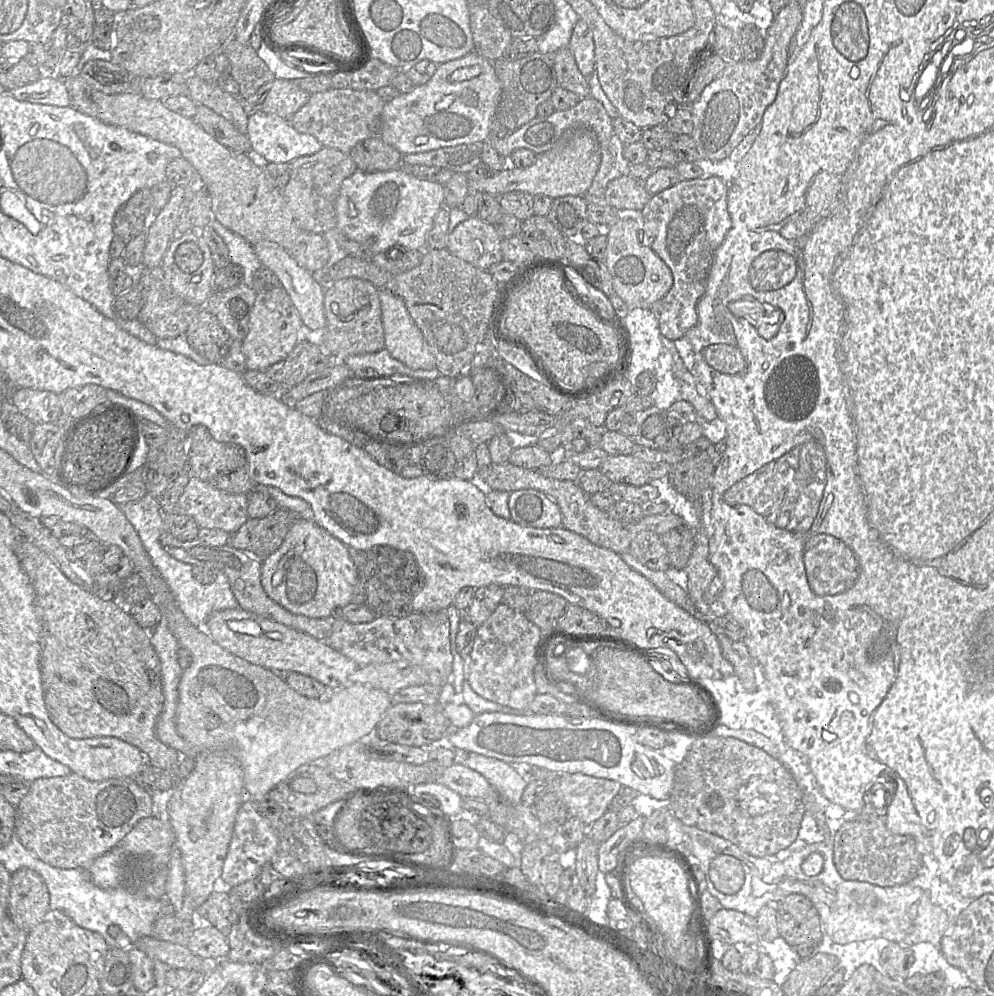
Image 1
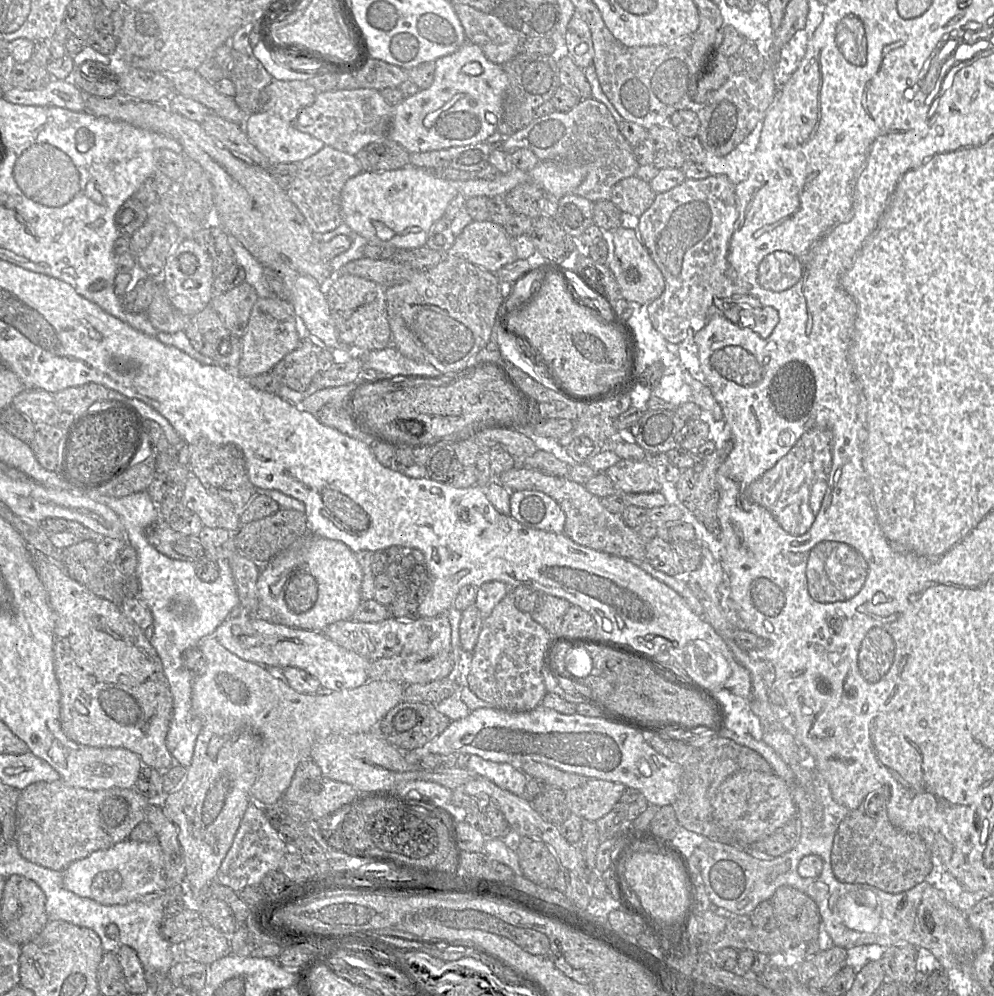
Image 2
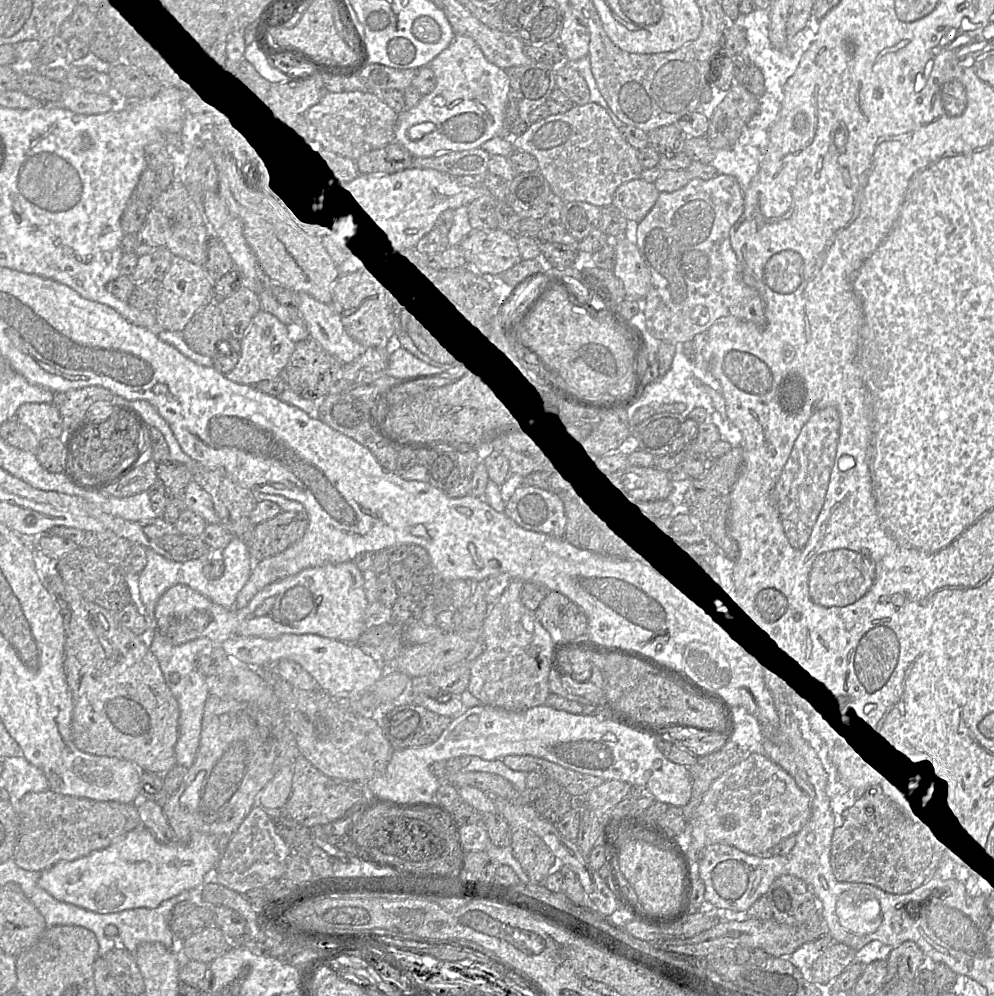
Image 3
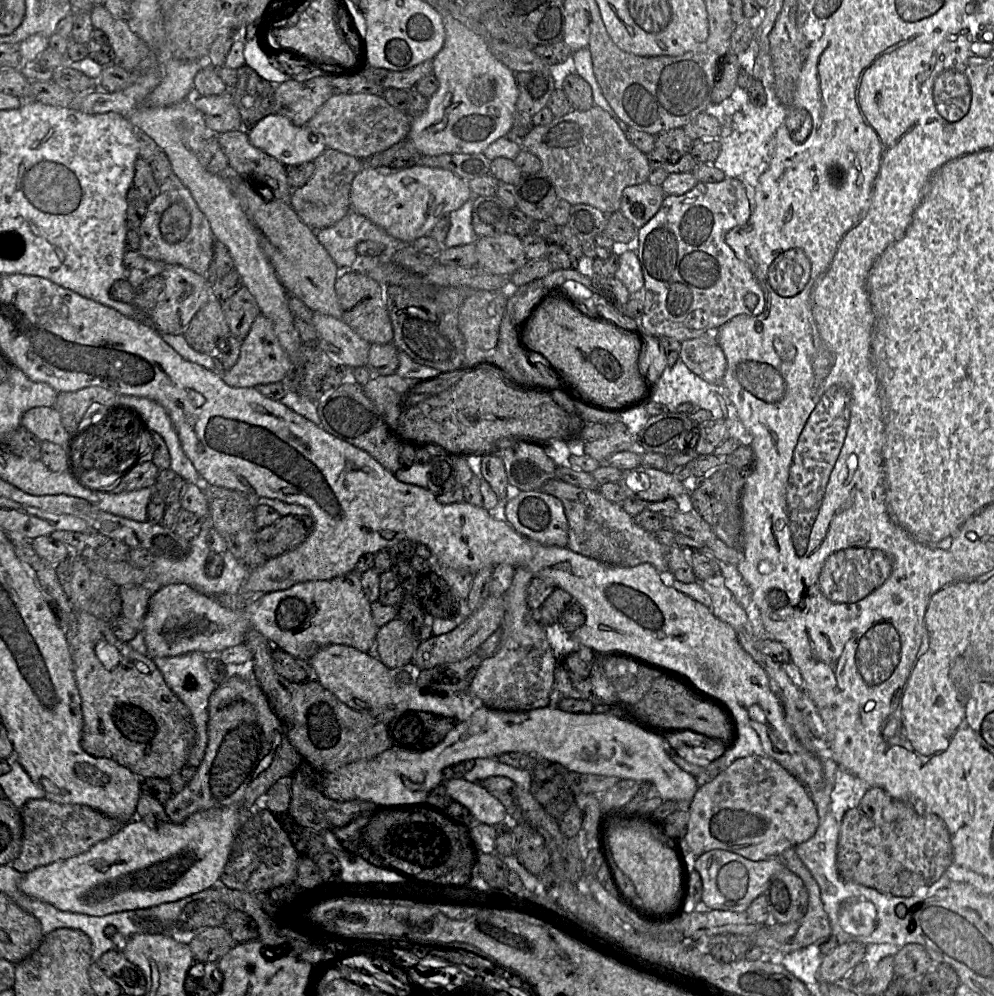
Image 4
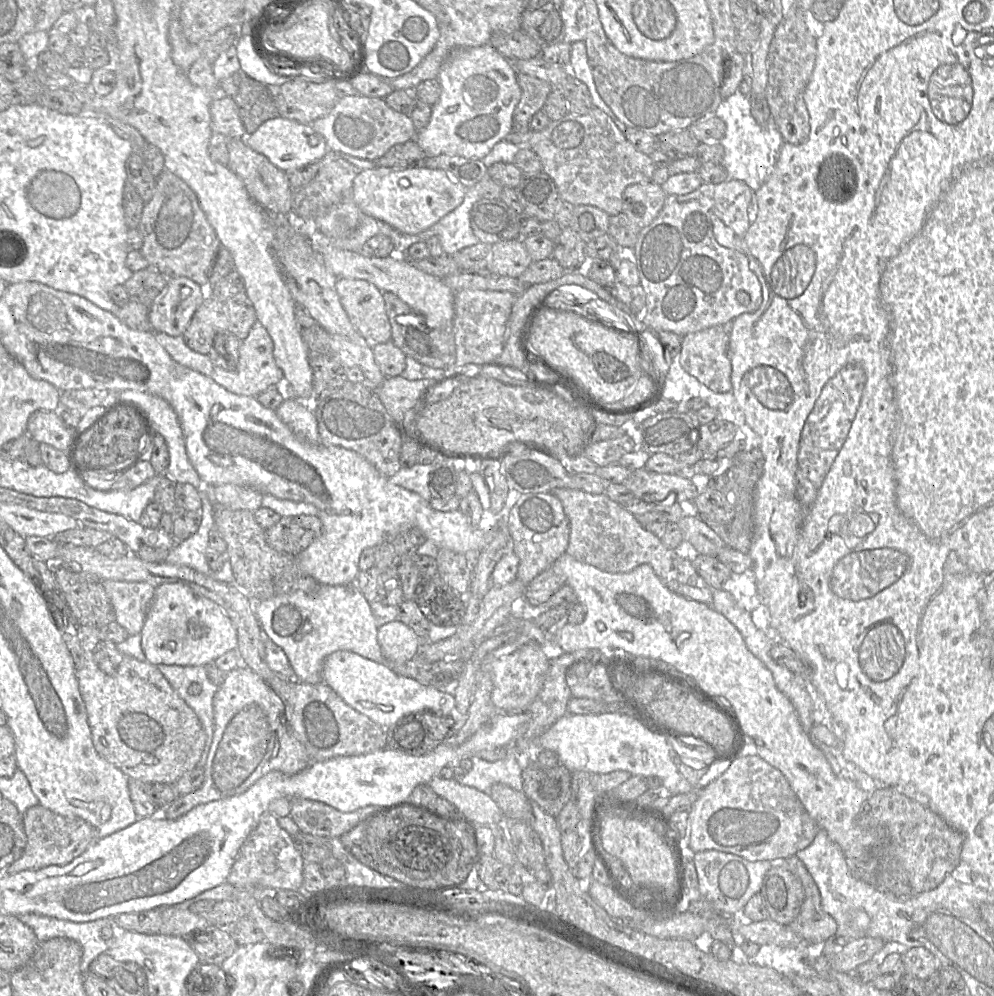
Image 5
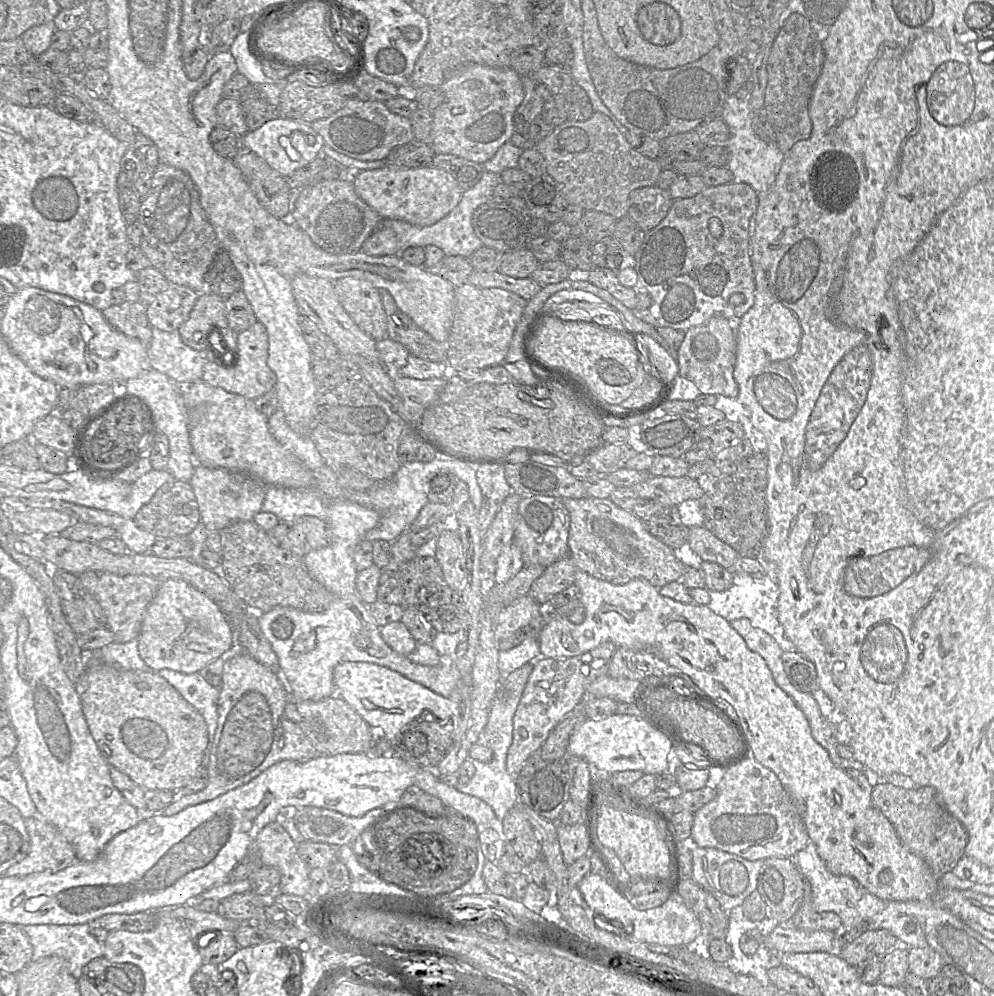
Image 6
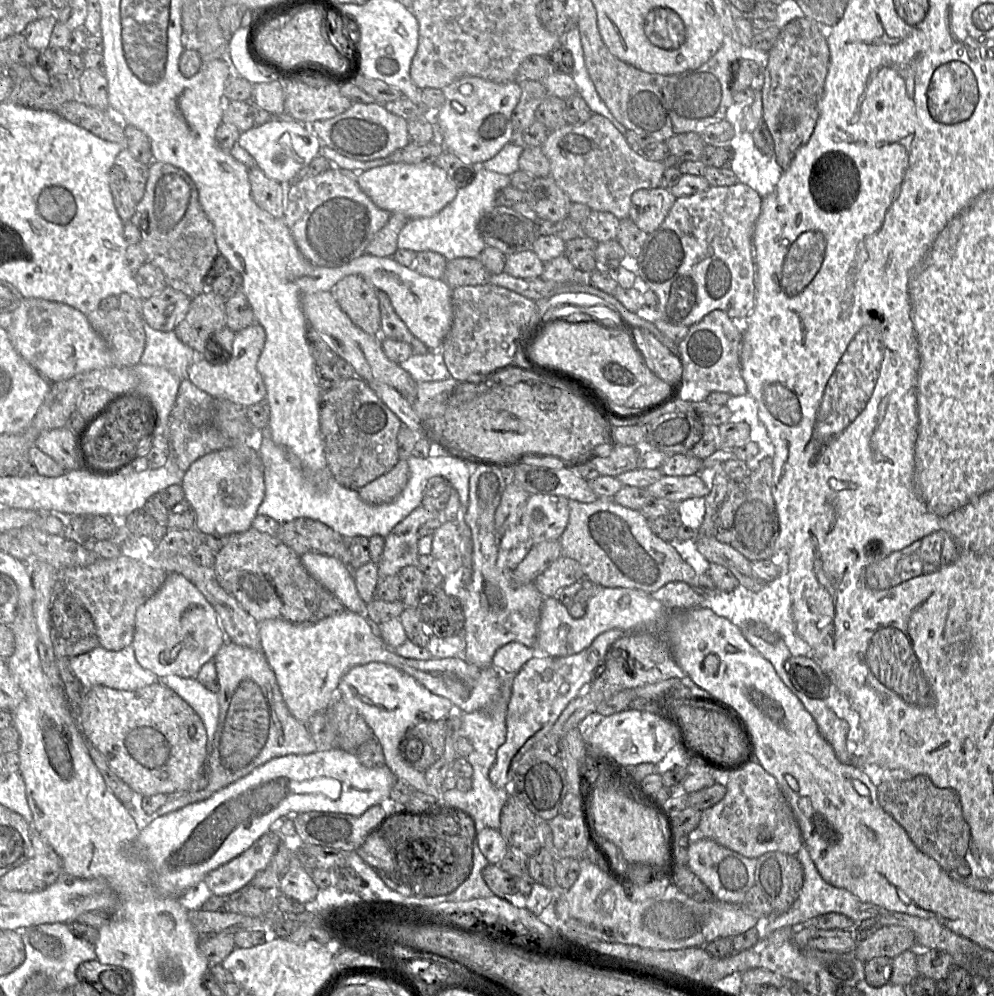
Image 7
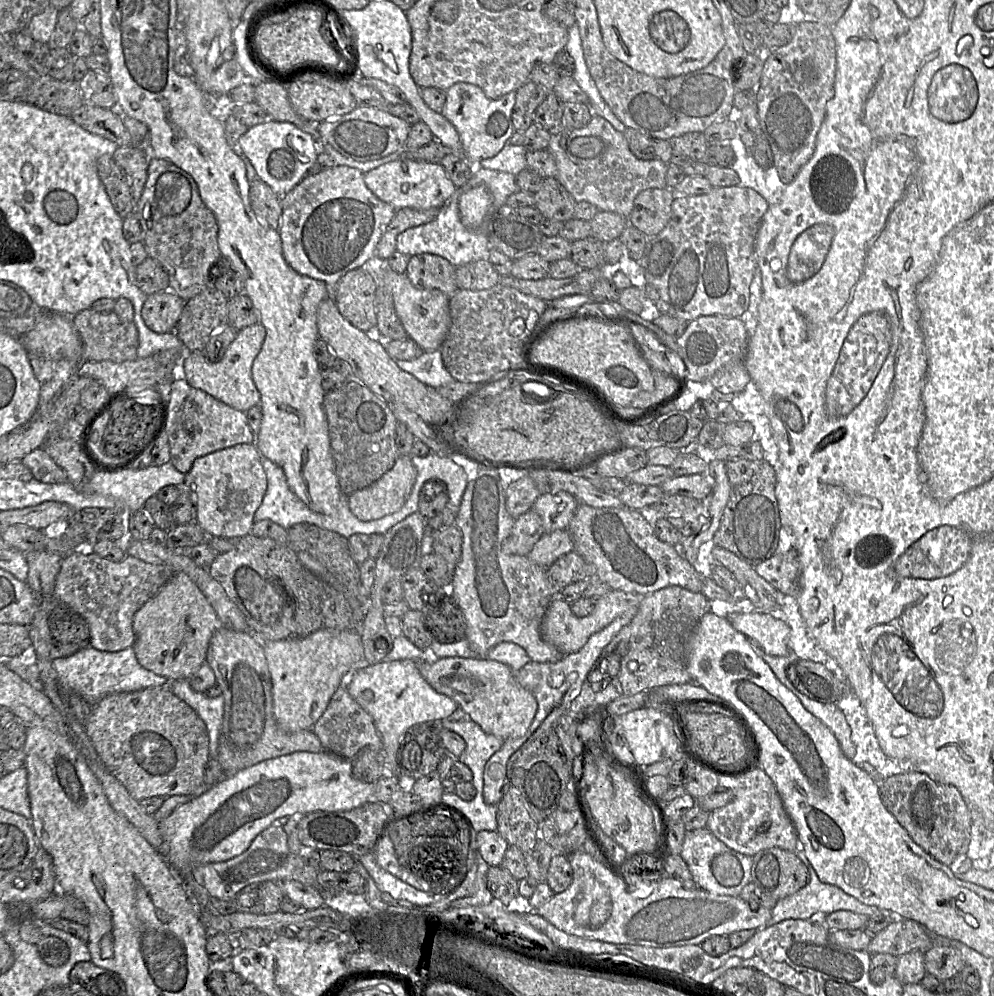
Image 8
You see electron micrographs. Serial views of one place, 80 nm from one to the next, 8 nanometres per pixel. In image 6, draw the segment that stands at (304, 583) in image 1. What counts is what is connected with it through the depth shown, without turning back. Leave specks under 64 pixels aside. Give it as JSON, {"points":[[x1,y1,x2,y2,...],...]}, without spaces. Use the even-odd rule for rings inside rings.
{"points":[[179,579,161,582,148,606,138,636,141,659,153,671,170,669,185,674,199,673,212,661,235,650,229,621,204,593],[357,594,334,598,322,613,305,613,290,607,276,607,258,614,262,633,276,653,279,674,285,681,289,697,294,701,319,701,336,695,333,680,335,667,345,661,369,662,388,667,433,692,456,699,460,673,452,661,426,666,410,661,392,650,382,639,379,626,369,613,368,606]]}

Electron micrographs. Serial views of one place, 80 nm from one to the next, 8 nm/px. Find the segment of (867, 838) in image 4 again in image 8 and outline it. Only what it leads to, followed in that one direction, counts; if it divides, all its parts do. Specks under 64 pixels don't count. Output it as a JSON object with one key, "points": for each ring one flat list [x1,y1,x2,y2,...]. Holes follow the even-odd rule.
{"points":[[919,771,892,775,879,782,882,802,912,840,934,859,950,866,966,854,971,838,970,811,960,791]]}

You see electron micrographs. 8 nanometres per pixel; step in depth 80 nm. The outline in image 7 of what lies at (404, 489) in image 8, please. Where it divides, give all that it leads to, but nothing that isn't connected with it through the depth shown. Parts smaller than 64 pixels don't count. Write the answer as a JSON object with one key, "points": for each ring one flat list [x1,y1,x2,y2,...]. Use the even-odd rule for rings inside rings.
{"points":[[399,459,387,473,360,488,360,498,370,504,383,504,394,500,405,488,410,476,407,460]]}

